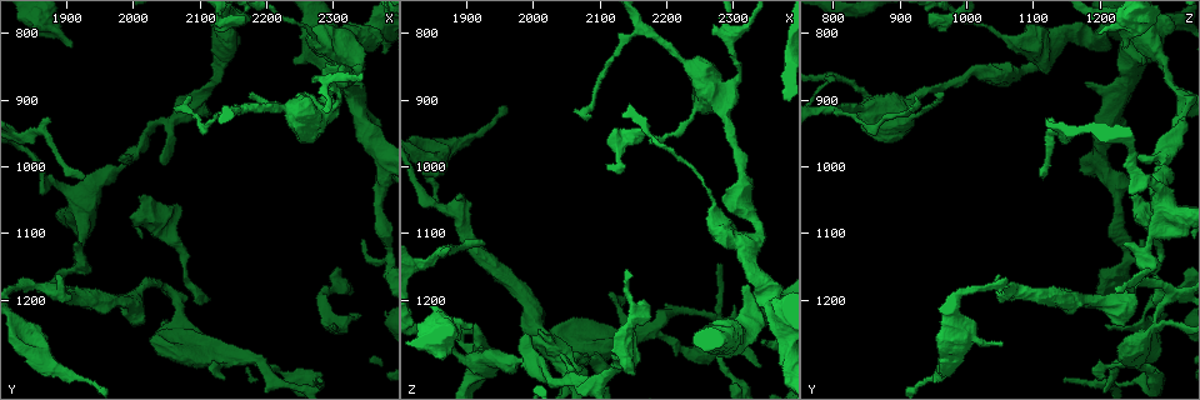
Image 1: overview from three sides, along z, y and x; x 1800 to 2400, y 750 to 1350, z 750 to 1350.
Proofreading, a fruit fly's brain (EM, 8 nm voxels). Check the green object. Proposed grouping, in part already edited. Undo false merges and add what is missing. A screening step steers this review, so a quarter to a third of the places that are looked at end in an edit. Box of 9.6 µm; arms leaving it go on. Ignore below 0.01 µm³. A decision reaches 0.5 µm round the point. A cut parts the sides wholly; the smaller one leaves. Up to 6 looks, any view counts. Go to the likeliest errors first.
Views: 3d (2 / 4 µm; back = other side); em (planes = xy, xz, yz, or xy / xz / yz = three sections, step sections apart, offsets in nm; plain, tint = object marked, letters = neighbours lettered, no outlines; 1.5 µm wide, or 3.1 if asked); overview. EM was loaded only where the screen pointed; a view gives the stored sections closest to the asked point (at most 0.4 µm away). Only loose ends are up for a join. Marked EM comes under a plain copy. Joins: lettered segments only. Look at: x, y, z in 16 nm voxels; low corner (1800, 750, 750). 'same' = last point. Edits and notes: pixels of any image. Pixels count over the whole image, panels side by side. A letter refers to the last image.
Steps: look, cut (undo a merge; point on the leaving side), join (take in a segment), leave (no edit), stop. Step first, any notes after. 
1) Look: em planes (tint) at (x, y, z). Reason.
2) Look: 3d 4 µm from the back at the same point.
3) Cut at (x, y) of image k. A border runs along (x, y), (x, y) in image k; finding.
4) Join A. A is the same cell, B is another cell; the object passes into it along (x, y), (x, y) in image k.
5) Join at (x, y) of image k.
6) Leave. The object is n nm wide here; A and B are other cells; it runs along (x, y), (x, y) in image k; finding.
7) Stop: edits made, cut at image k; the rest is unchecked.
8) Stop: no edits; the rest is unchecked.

Look: em xy step 4 (tint) at (2070, 1195, 1305). Thin neck.

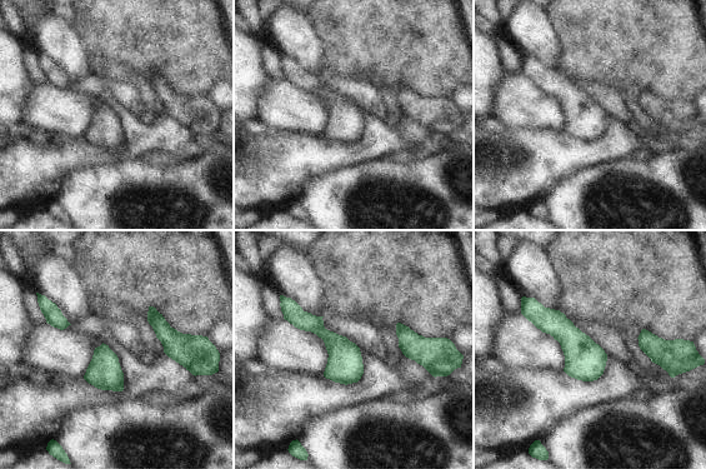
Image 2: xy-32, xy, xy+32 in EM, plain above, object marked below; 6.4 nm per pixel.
Look: em planes (letters) at the same point.

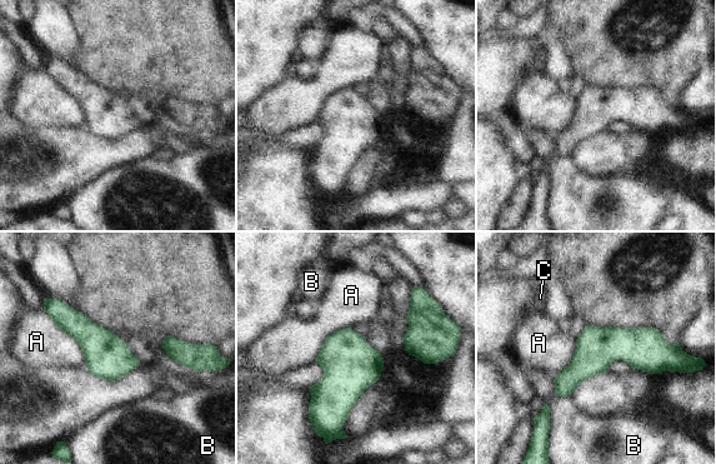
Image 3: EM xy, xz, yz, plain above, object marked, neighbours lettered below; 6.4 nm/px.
Leave. A, B and C are other cells; it runs along (669, 363), (599, 352), (559, 392) in image 3; continuous, no second neuron.

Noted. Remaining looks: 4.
Look: em 3.1 µm xy step 16 (tint) at (1895, 1200, 1055). Free end.

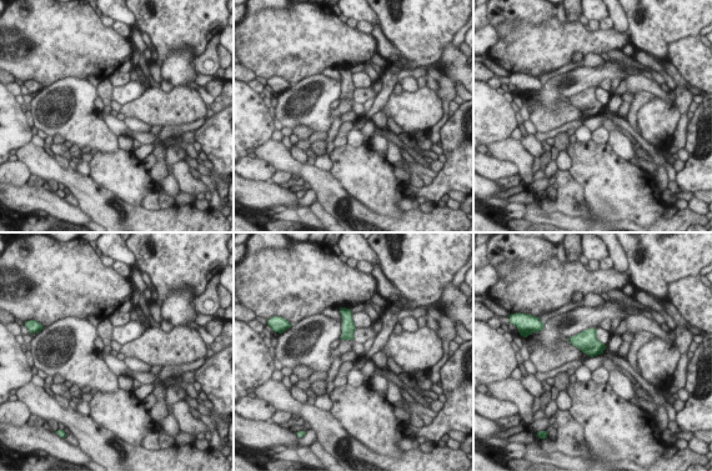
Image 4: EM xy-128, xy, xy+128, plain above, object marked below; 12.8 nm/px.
Look: em 3.1 µm xy step 16 (letters) at the same point.

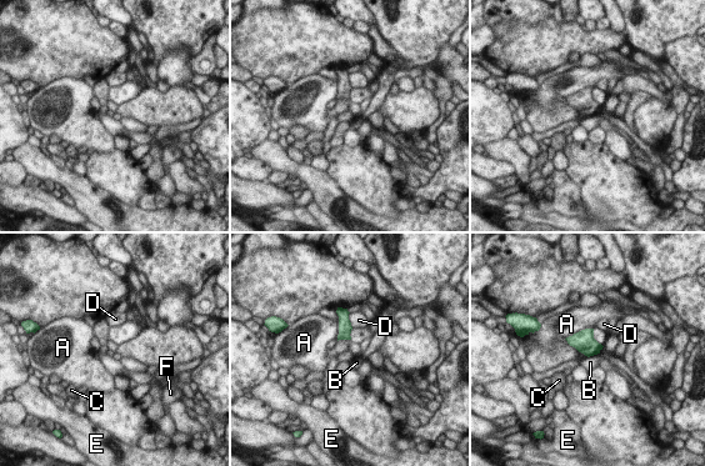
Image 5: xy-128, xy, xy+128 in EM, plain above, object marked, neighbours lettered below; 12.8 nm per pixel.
Leave. A, B, C, D, E and F are other cells; a border runs along (599, 352), (588, 357) in image 5; no lettered segment goes on from it.

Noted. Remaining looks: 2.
Look: 3d 4 µm at (2340, 1225, 1300). Thin end.

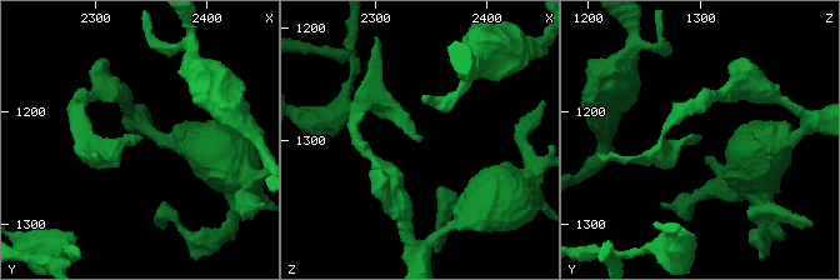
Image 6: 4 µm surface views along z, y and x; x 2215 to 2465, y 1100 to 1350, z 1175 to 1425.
Look: em xz step 8 (letters) at (2344, 1222, 1302).

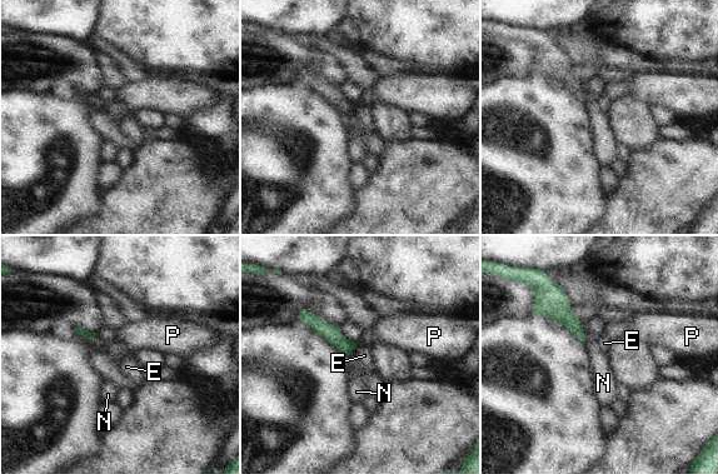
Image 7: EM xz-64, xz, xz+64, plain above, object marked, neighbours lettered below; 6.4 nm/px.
Leave. E, N and P are other cells; none of them fits.

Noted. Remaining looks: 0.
Stop: no edits; the rest is unchecked.

